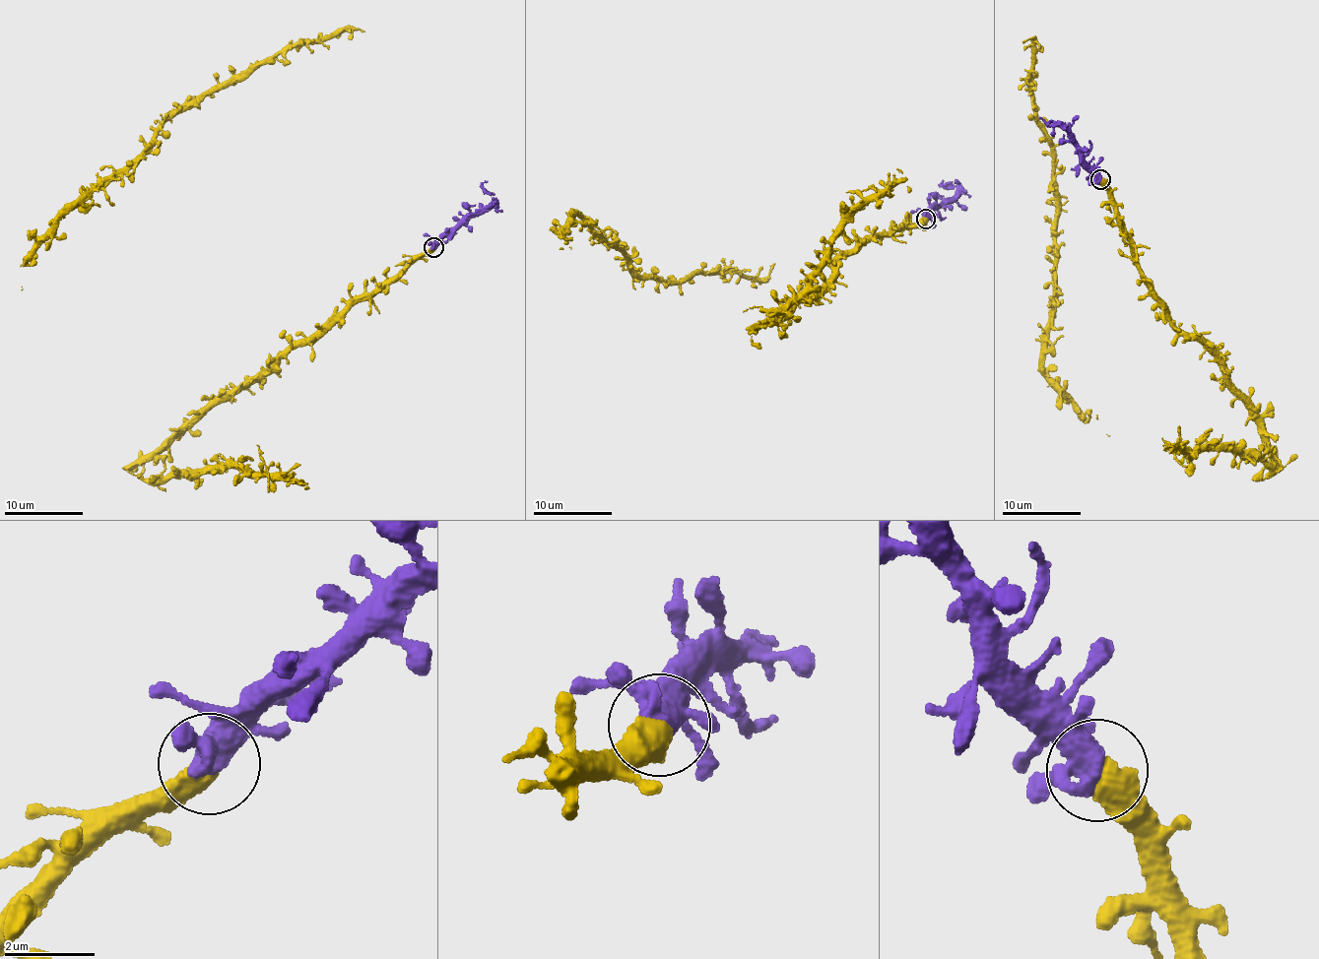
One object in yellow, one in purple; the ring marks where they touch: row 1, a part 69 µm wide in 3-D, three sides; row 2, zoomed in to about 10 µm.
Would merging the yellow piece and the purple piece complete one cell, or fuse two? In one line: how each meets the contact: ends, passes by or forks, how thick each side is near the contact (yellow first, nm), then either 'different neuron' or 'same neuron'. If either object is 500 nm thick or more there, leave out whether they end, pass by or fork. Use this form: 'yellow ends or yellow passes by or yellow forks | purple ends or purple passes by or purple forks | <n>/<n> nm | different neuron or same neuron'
550/380 nm | same neuron

